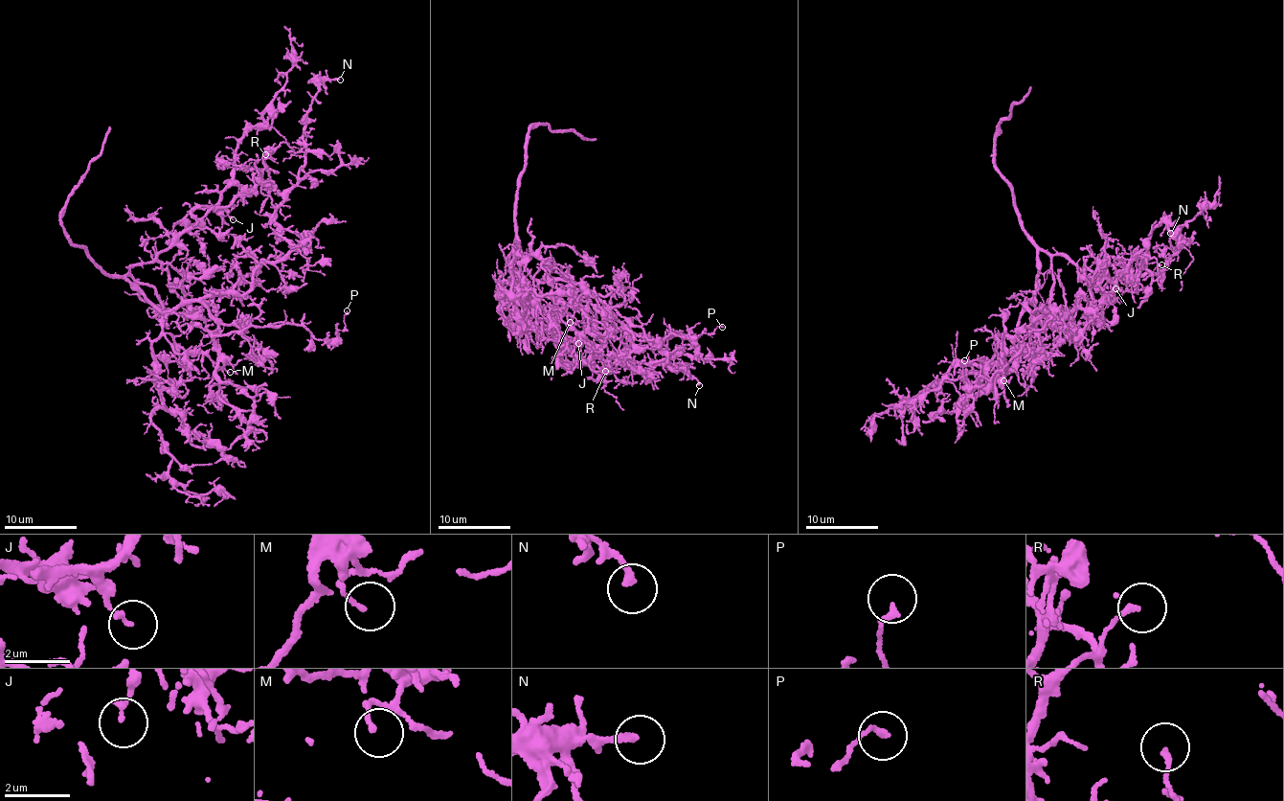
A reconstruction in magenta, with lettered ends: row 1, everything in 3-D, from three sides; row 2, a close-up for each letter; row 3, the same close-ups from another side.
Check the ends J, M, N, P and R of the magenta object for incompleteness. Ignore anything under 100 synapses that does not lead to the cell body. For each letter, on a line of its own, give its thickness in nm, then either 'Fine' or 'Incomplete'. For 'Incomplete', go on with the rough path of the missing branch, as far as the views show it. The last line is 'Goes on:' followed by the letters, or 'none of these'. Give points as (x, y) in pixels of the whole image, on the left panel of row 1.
J: Thickness 160 nm. Fine
M: Thickness 120 nm. Fine
N: Thickness 190 nm. Fine
P: Thickness 170 nm. Fine
R: Thickness 140 nm. Fine
Goes on: none of these

